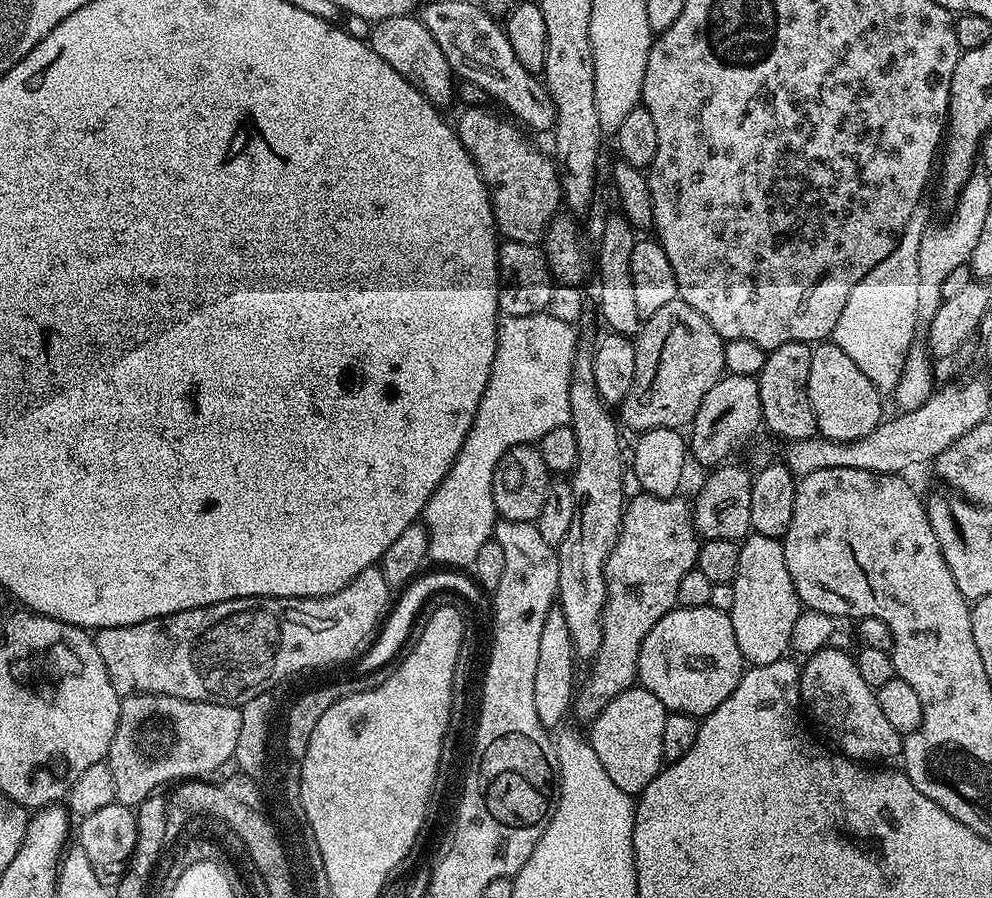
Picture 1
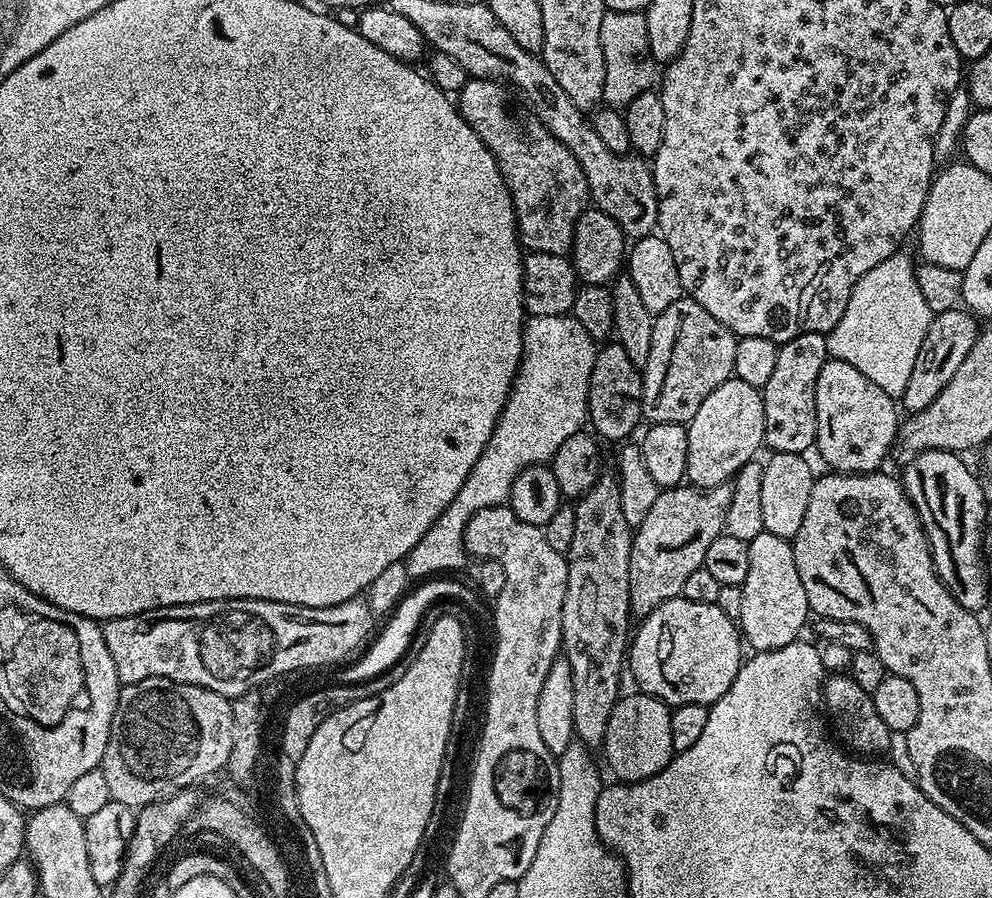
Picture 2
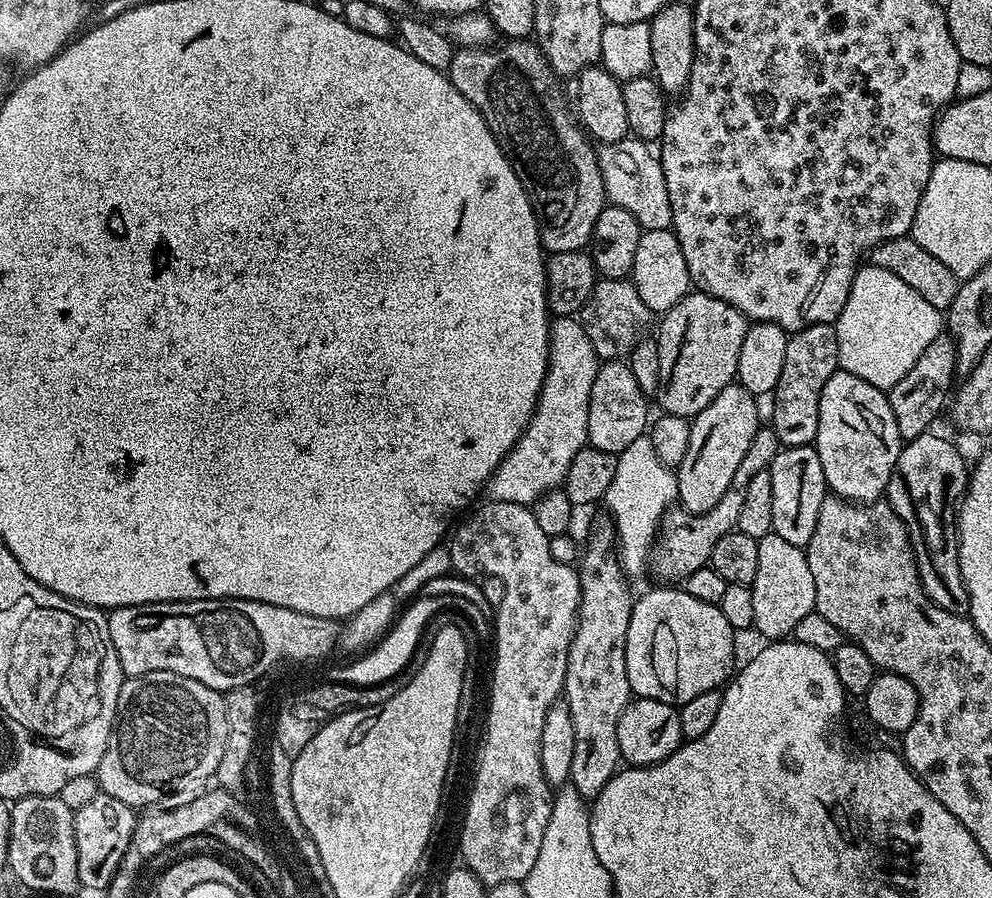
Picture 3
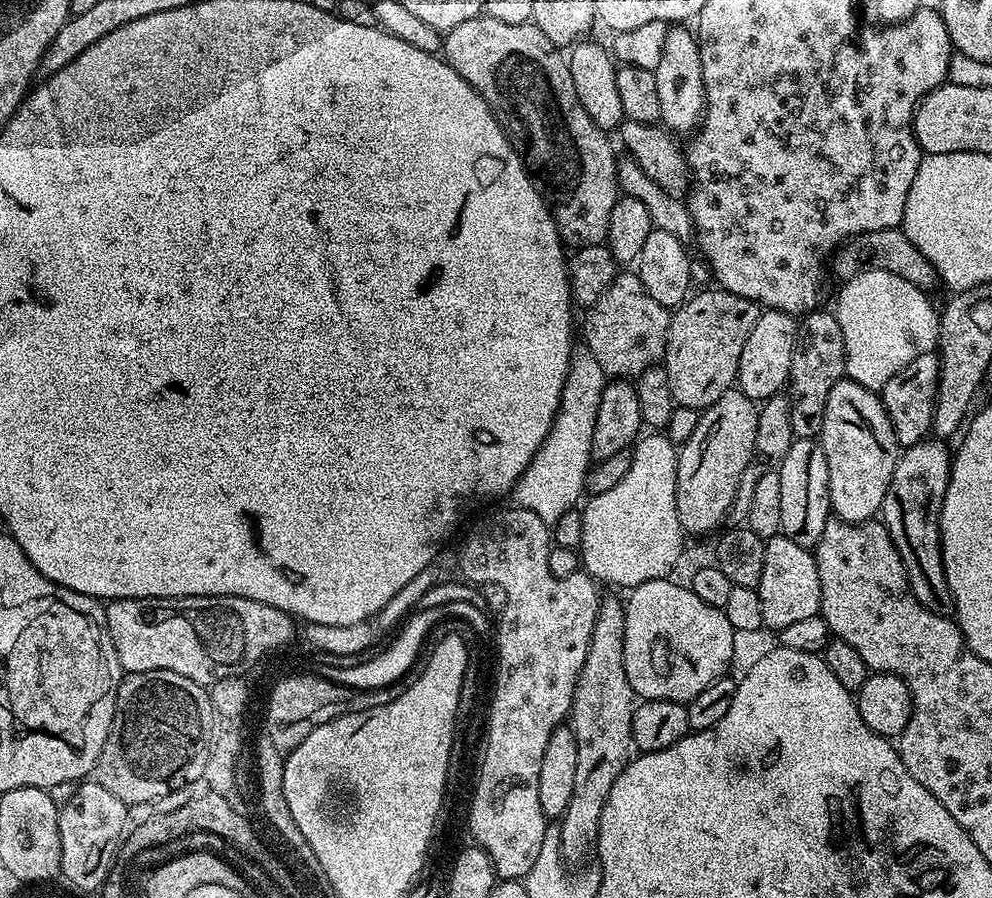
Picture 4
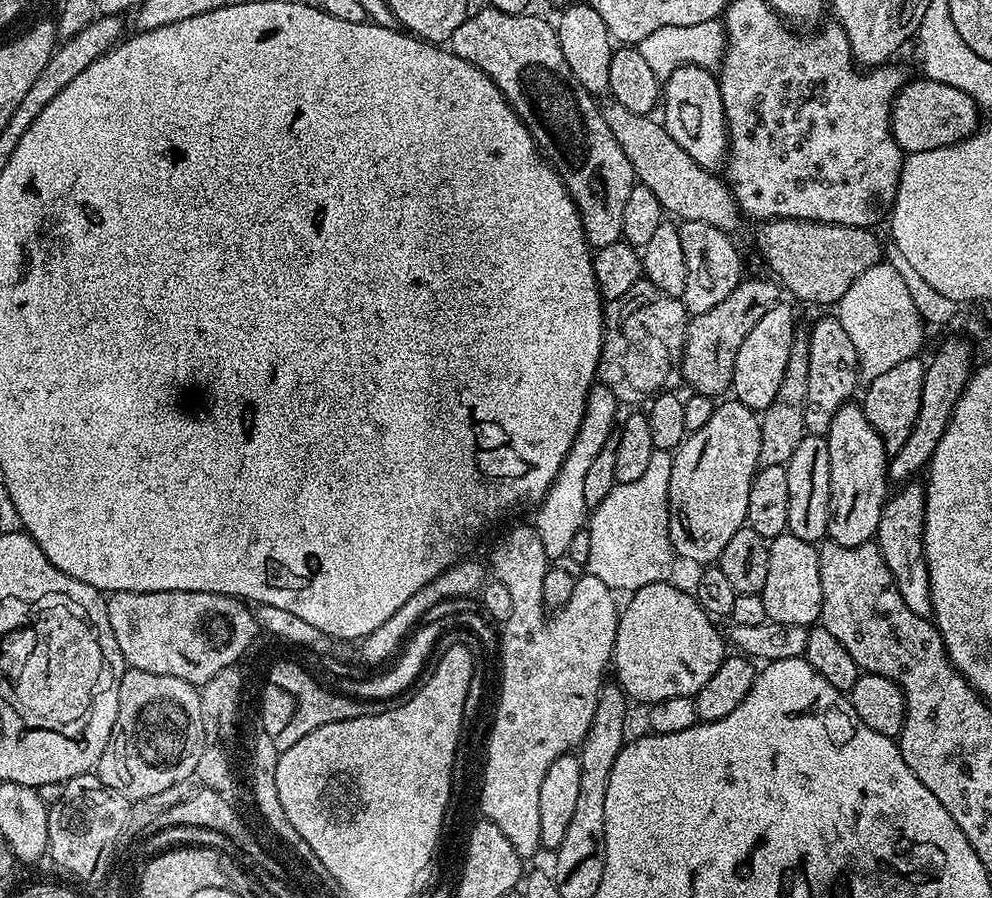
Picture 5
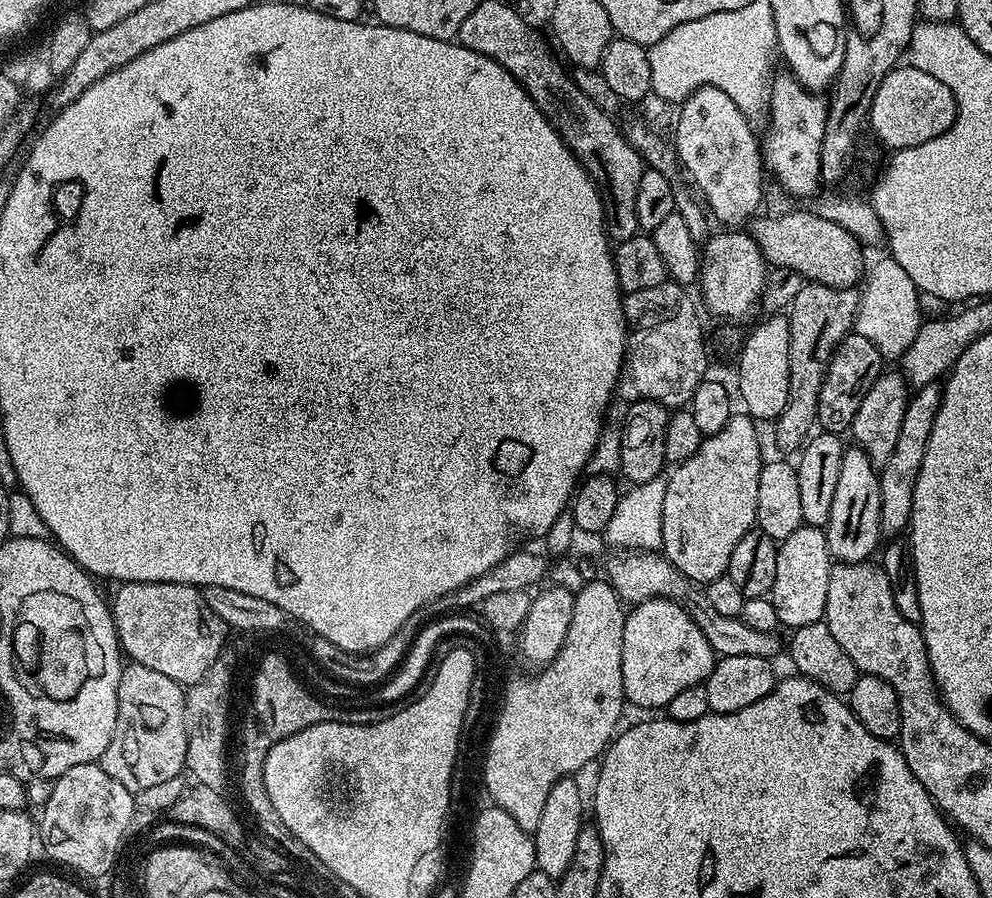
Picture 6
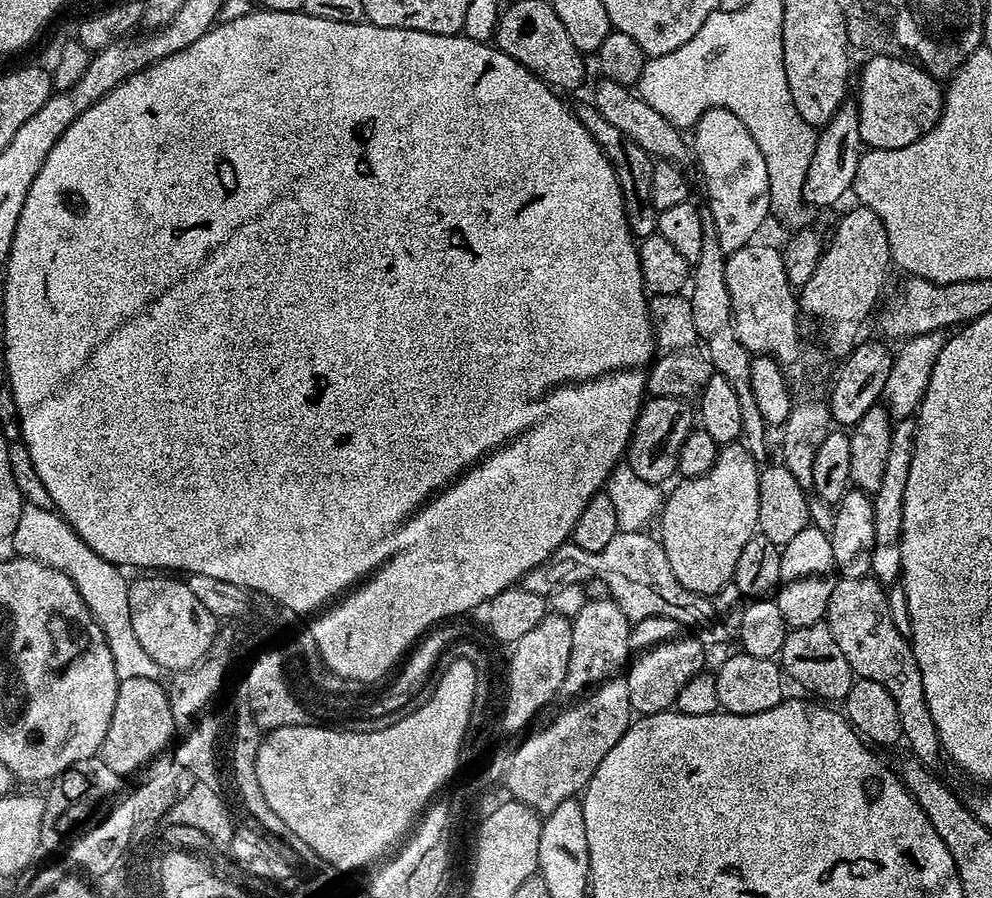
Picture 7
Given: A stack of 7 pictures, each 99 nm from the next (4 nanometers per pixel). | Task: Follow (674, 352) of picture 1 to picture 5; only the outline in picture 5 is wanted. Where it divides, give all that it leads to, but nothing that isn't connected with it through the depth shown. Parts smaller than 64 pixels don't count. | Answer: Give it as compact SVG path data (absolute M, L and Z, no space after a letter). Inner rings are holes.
M767 279L741 280L739 286L730 290L727 298L722 298L722 302L718 302L718 306L706 310L706 314L698 314L689 319L688 338L684 341L682 380L685 385L689 384L692 387L693 393L720 398L731 389L734 358L738 358L738 350L742 347L746 334L754 330L758 318L763 318L768 311L774 310L774 306L782 300L781 285L775 279Z

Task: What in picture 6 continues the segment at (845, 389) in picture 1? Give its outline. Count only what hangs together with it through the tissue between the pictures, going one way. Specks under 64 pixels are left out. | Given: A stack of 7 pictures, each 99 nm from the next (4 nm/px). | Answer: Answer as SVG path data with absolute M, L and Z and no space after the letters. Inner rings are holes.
M845 447L826 531L832 559L842 564L863 564L876 547L876 551L881 547L880 473L877 465L870 462L870 458L861 448Z

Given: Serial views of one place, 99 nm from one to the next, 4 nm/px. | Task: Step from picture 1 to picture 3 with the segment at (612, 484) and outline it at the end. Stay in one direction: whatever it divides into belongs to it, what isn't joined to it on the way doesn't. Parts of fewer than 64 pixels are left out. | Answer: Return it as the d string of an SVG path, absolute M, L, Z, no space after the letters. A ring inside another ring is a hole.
M611 519L600 520L588 532L588 541L583 541L582 551L578 561L578 571L580 574L580 615L576 621L576 633L570 642L570 650L568 651L568 661L566 662L566 678L564 679L564 690L562 699L570 706L570 719L574 722L574 762L570 762L570 784L571 787L578 790L578 794L584 797L585 801L591 802L606 786L606 782L610 782L610 778L616 775L621 767L620 751L618 750L618 718L622 714L622 710L626 710L629 700L633 699L634 693L628 675L626 674L626 630L630 626L630 614L632 613L632 601L634 592L628 589L626 581L626 573L621 568L620 557L617 552L617 536L616 530Z

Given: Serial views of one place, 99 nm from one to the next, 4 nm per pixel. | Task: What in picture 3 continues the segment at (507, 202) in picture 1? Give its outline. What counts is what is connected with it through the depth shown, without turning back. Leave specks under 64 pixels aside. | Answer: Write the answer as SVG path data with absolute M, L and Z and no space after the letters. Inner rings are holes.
M516 38L511 42L504 42L501 48L496 47L457 47L446 71L448 81L452 83L454 90L458 90L480 111L498 146L502 146L502 150L508 155L508 160L514 166L532 208L536 211L540 243L549 253L579 252L587 249L592 243L598 214L602 214L606 207L602 170L598 166L593 141L578 123L570 107L569 97L567 100L560 89L561 77L548 65L548 59L545 58L539 43L528 38Z

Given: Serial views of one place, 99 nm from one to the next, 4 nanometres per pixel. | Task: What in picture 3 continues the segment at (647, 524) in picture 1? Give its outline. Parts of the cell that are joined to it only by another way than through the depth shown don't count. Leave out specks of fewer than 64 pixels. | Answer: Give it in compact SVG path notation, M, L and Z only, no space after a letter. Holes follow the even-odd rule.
M762 426L754 434L754 442L750 450L742 458L738 470L734 470L734 482L718 498L718 506L705 512L686 512L676 506L664 513L660 521L659 532L648 555L647 571L652 572L656 582L682 582L694 570L705 567L711 561L714 542L722 538L722 534L733 531L738 522L738 514L742 514L742 502L746 498L746 486L750 486L752 476L765 471L781 445L771 426Z

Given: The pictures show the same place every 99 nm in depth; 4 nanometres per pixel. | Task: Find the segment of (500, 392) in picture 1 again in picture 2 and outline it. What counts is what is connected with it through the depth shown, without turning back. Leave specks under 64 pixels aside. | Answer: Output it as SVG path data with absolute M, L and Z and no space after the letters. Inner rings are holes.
M571 314L528 316L525 319L520 369L516 371L516 378L508 391L508 400L500 412L490 442L486 442L454 502L442 510L430 530L422 534L418 546L414 546L414 550L404 557L402 562L409 577L436 578L441 574L455 573L452 571L462 567L466 559L466 522L470 522L478 510L504 504L514 486L514 478L523 468L551 461L558 446L562 446L570 434L585 427L590 374L594 370L597 351L597 341L586 334L582 322L575 320Z

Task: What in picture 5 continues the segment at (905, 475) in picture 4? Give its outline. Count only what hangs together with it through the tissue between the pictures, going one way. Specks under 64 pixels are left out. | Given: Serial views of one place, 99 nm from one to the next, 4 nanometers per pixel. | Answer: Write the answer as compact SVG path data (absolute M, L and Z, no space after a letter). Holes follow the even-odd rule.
M920 482L901 483L897 487L900 489L897 492L895 489L885 499L874 543L879 546L882 558L886 558L886 566L890 566L892 581L898 586L898 594L902 594L902 602L906 602L906 606L910 606L914 614L931 617L930 574L924 561L923 537L927 491L923 483L916 483Z

